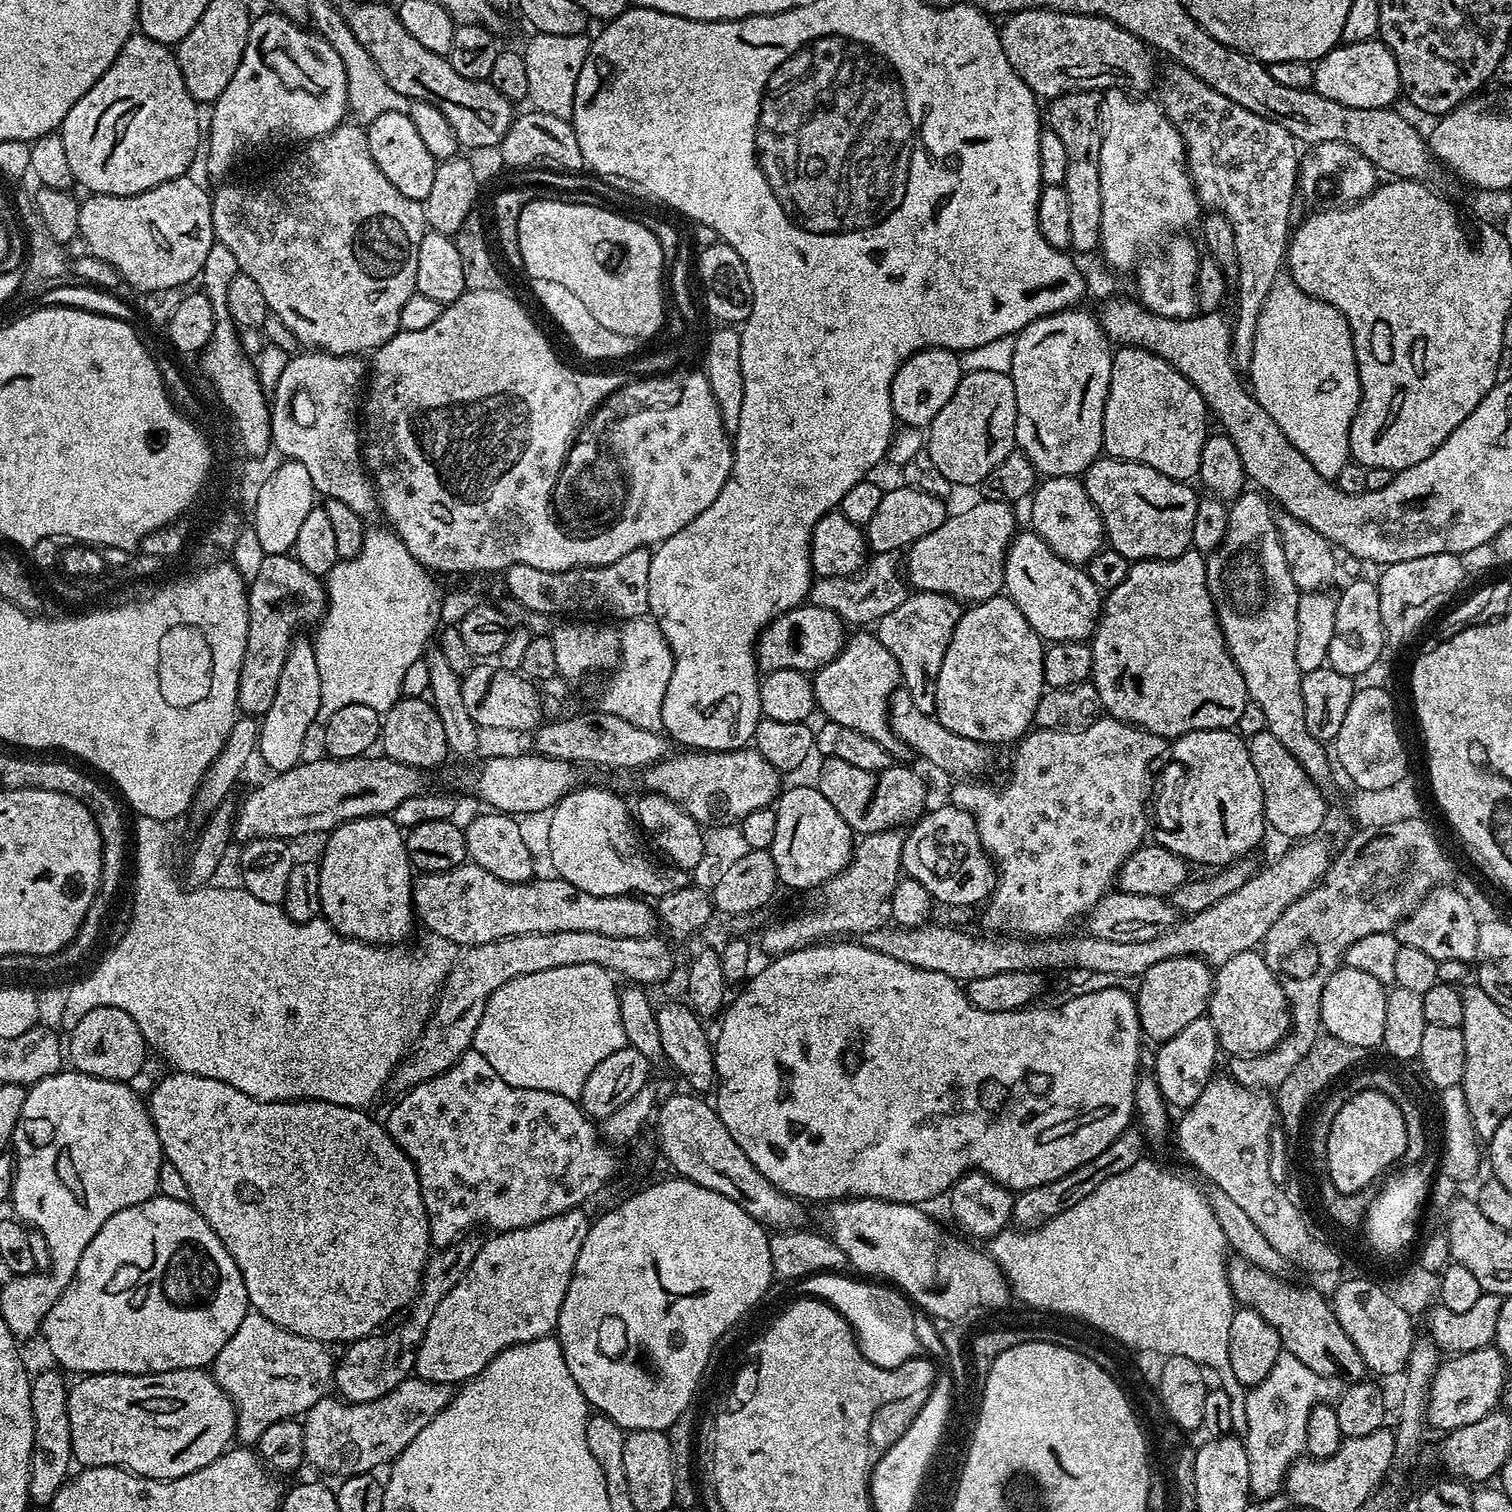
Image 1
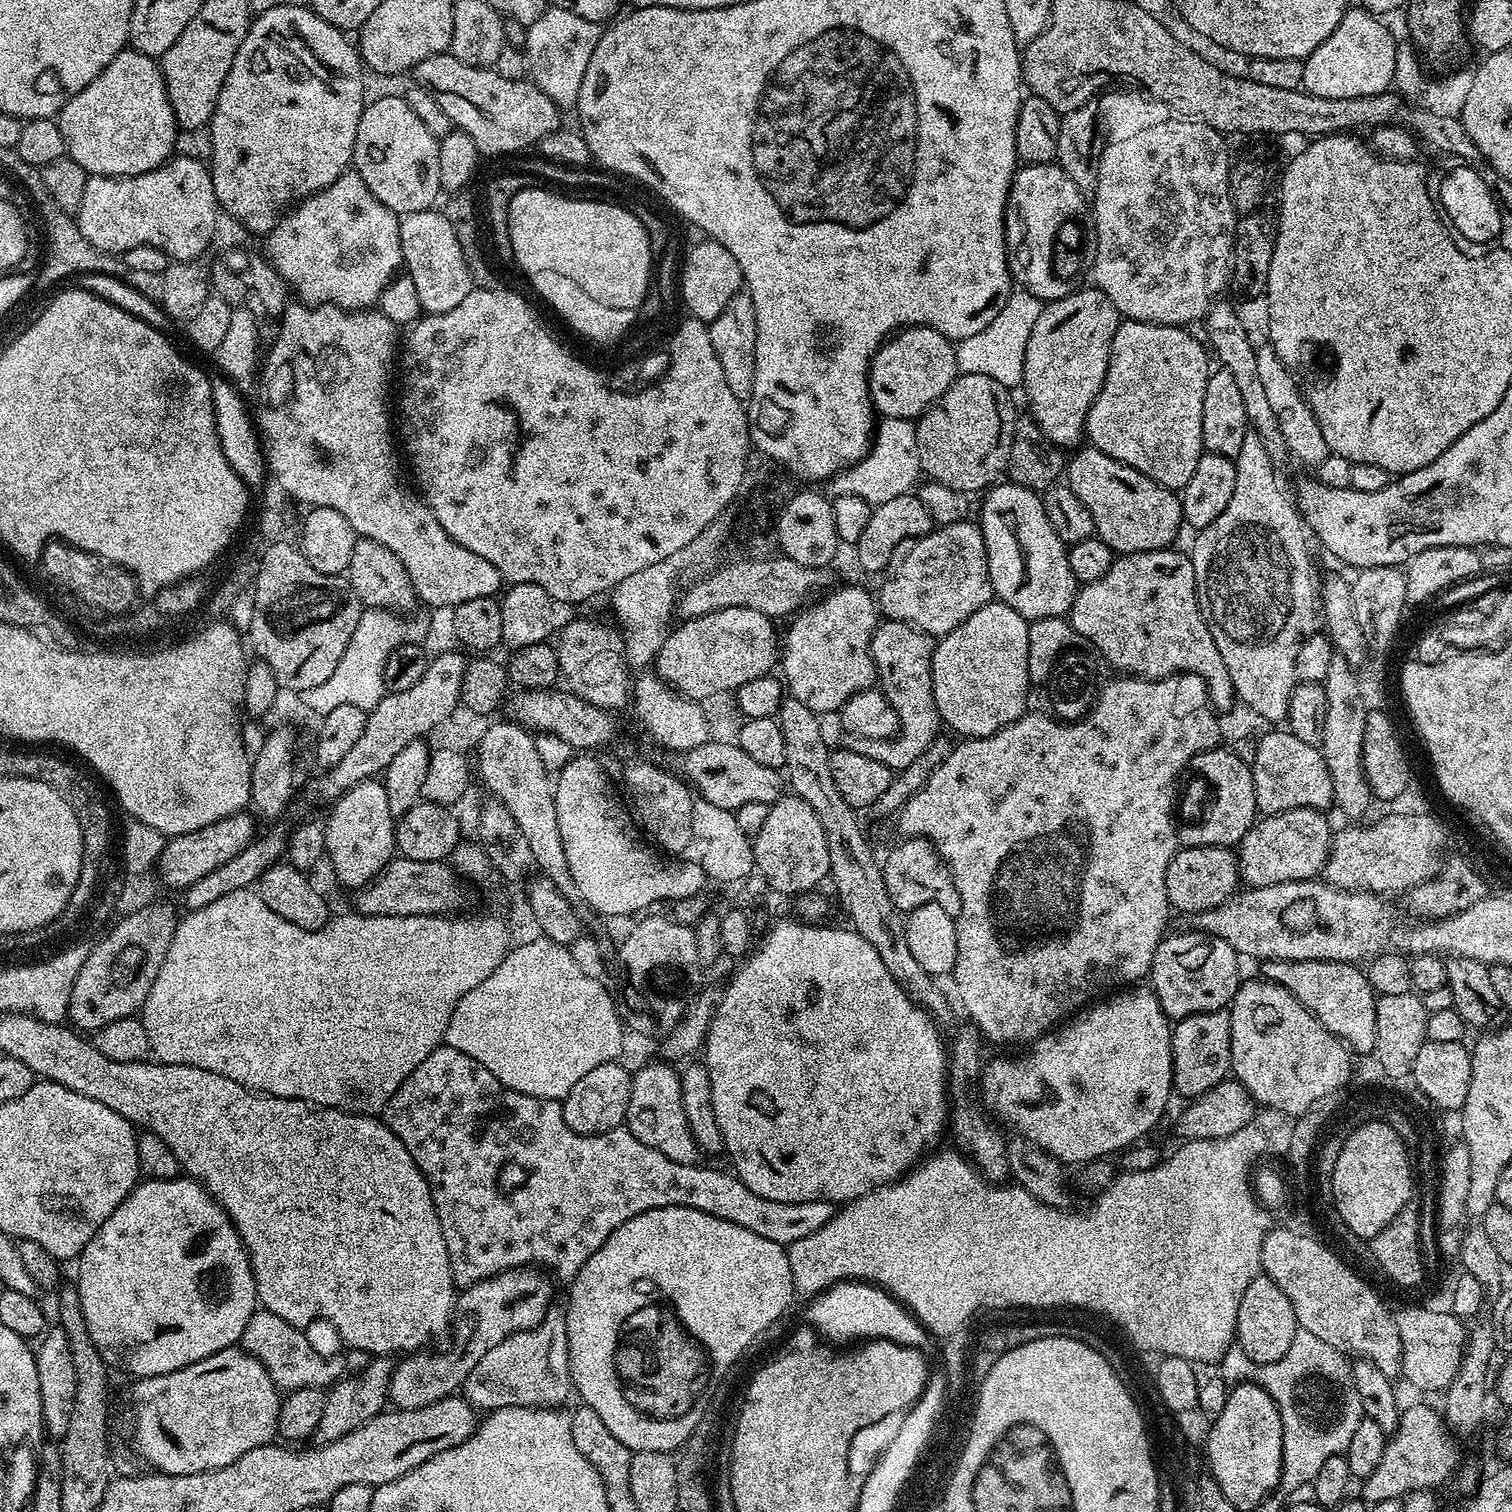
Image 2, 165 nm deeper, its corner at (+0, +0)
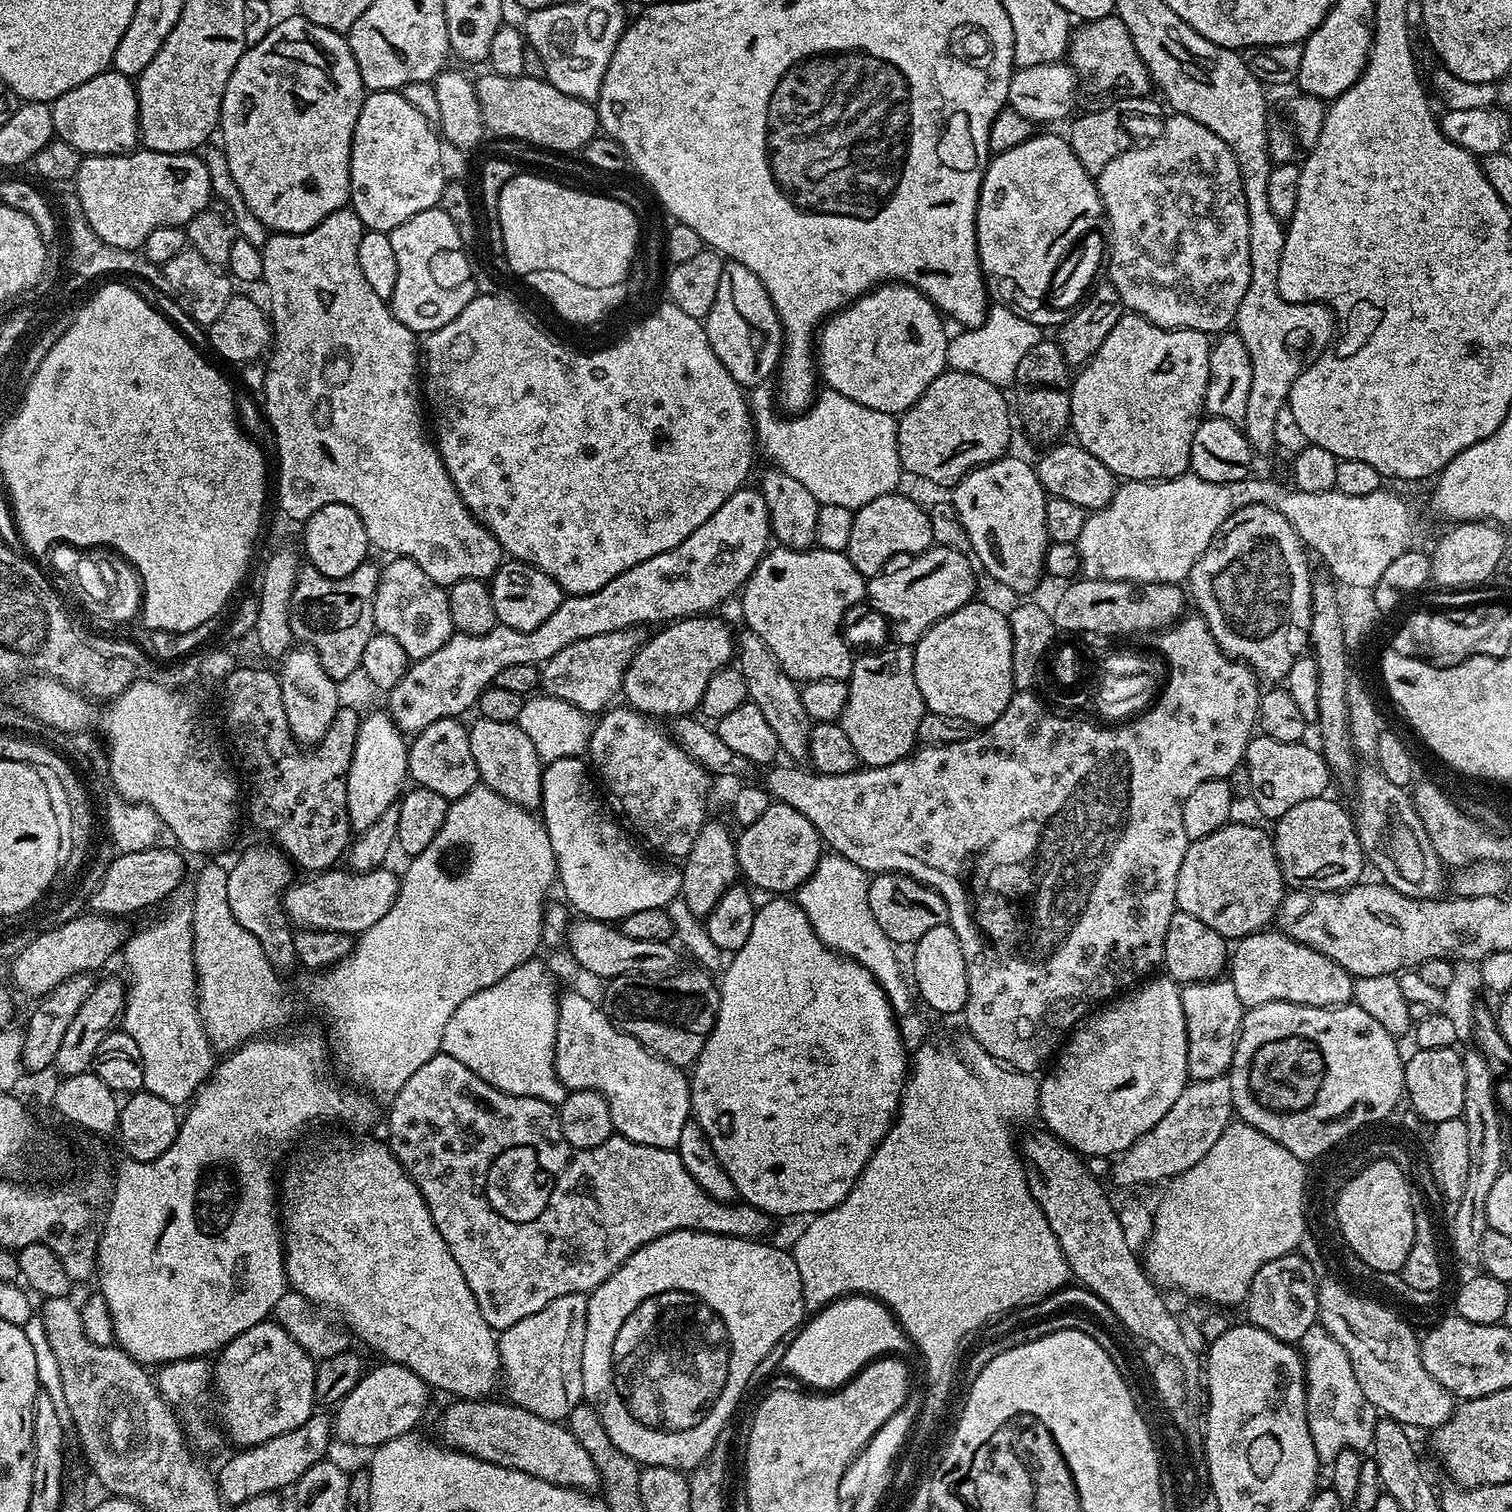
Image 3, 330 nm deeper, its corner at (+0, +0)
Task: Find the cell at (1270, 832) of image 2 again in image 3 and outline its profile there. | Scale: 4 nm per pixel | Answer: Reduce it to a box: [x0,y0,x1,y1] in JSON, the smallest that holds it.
[1275,795,1366,892]

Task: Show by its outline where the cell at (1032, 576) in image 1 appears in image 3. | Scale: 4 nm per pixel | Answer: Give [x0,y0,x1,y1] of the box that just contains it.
[950,454,1049,592]

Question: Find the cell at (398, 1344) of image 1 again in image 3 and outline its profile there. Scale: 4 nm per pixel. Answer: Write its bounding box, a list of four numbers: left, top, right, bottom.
[215,1414,334,1506]

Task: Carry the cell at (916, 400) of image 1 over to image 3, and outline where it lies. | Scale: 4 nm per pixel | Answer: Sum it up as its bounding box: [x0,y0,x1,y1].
[818,282,950,414]

